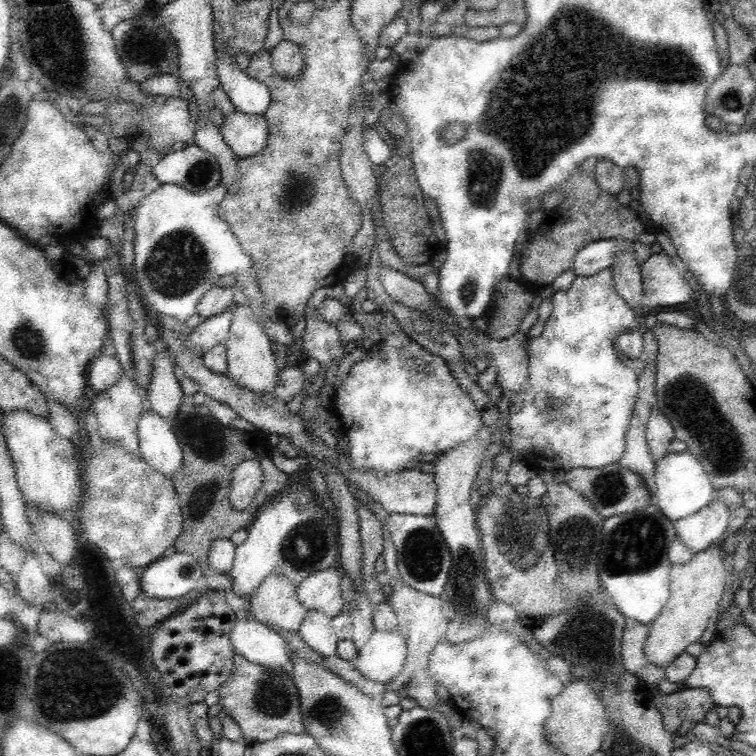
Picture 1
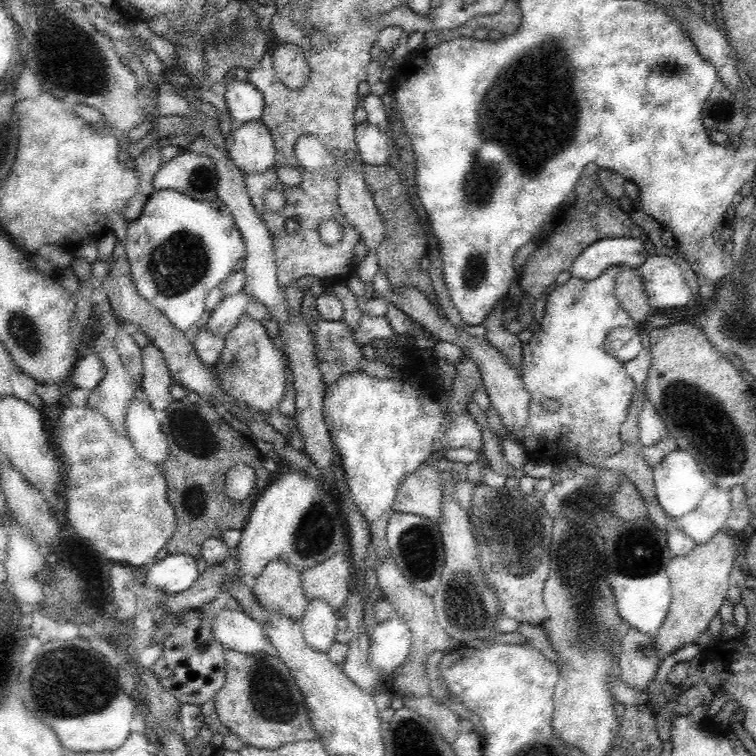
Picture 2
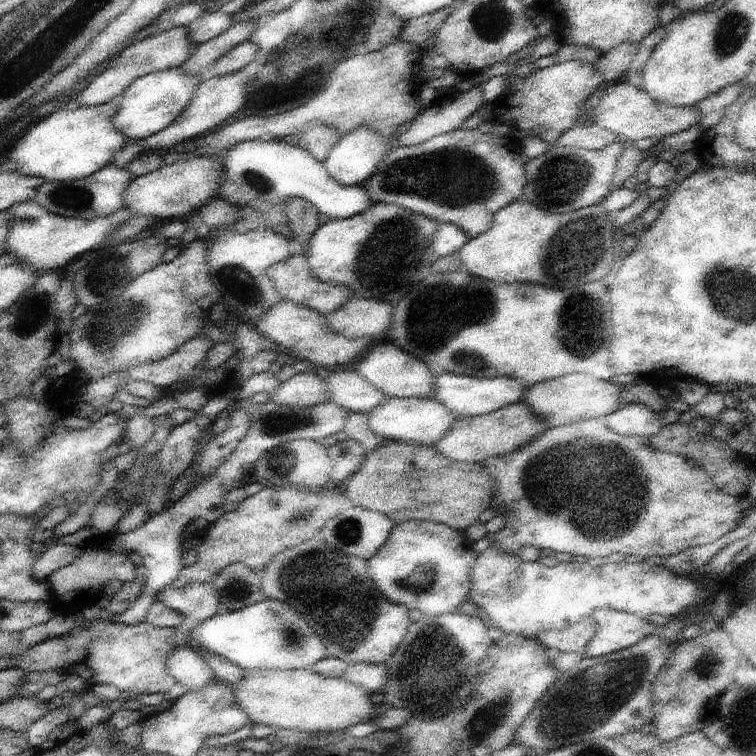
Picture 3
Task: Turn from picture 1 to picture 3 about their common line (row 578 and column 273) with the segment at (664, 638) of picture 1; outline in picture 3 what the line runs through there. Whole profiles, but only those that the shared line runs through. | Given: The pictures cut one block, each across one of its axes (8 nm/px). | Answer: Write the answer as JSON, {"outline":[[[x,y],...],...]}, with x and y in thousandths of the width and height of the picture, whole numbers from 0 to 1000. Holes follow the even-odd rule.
{"outline":[[[321,886],[316,905],[308,905],[308,921],[313,934],[337,958],[358,960],[364,966],[393,966],[401,971],[425,971],[440,966],[462,966],[462,960],[483,958],[493,947],[496,931],[488,929],[488,915],[478,907],[459,902],[456,897],[430,897],[414,886]]]}

